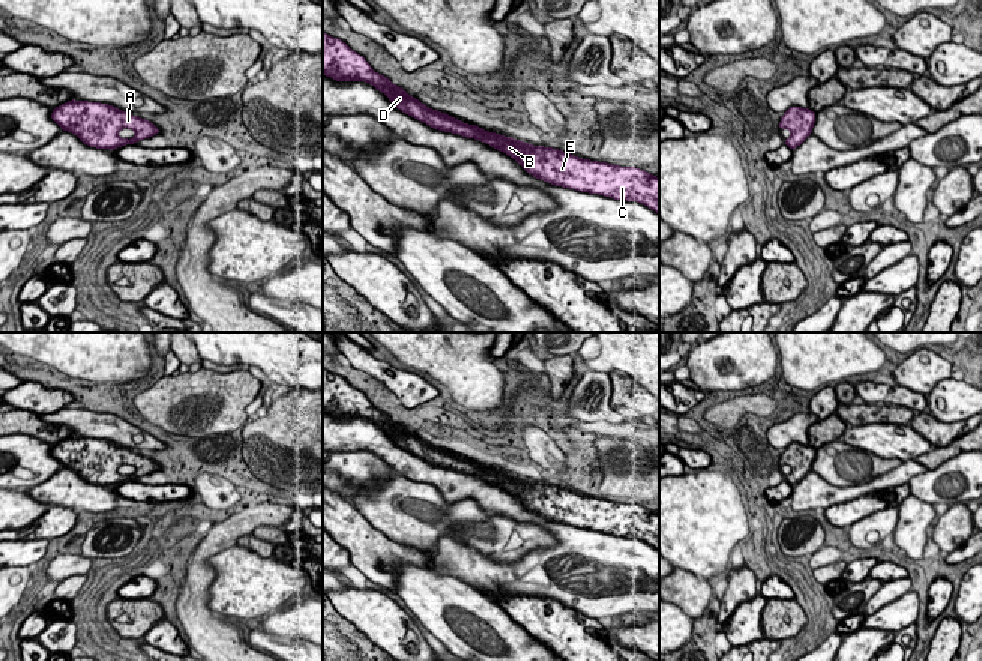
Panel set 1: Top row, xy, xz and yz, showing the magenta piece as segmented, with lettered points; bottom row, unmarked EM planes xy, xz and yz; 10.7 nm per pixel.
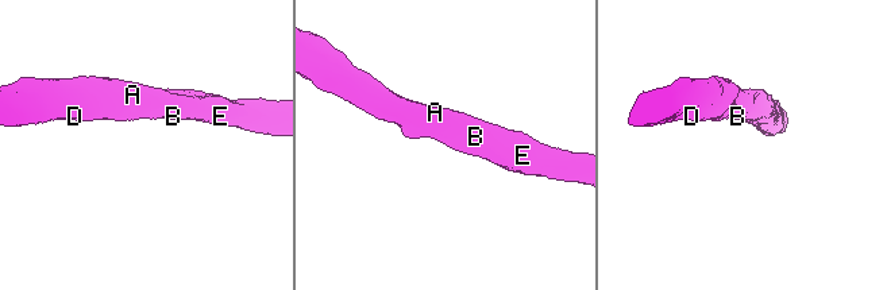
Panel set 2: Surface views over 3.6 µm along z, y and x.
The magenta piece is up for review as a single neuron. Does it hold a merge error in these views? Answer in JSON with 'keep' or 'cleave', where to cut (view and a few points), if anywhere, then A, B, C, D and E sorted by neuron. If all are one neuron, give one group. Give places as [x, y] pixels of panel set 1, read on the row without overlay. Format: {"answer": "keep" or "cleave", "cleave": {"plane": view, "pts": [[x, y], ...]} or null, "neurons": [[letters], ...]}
{"answer": "keep", "cleave": null, "neurons": [["A", "B", "C", "D", "E"]]}

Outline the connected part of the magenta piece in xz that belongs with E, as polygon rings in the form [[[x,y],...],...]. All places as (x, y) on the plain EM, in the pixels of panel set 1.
[[[324,368],[323,412],[336,418],[366,418],[383,428],[402,449],[434,466],[483,478],[514,494],[533,514],[581,529],[638,538],[659,550],[659,515],[656,512],[635,503],[581,496],[559,485],[532,482],[512,473],[488,469],[476,461],[462,460],[423,442],[387,413],[377,410],[363,392]]]

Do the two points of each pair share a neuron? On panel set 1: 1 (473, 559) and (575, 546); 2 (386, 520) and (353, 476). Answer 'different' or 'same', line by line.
1: same
2: different

